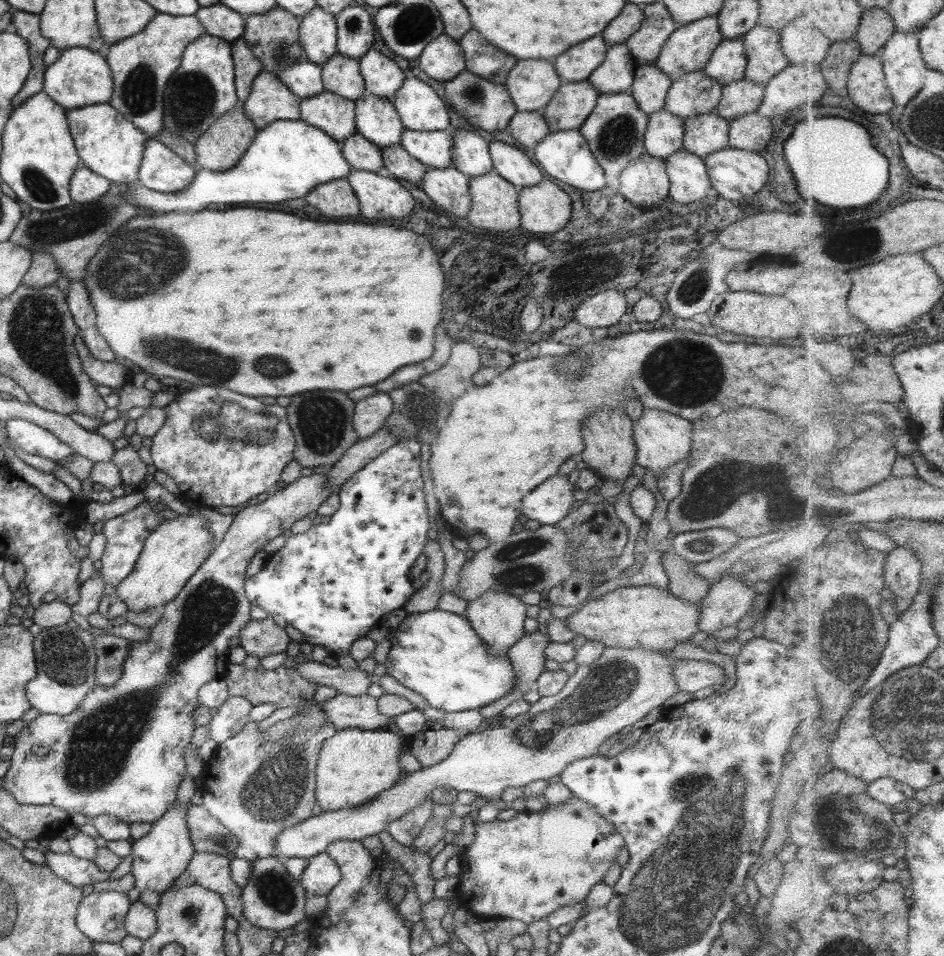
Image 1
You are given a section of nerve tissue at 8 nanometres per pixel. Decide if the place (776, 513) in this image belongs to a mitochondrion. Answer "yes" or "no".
yes

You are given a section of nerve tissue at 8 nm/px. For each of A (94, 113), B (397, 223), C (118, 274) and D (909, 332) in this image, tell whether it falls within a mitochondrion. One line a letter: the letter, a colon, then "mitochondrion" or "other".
A: other
B: other
C: mitochondrion
D: other

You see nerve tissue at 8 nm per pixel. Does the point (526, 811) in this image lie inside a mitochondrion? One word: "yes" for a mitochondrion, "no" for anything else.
no

